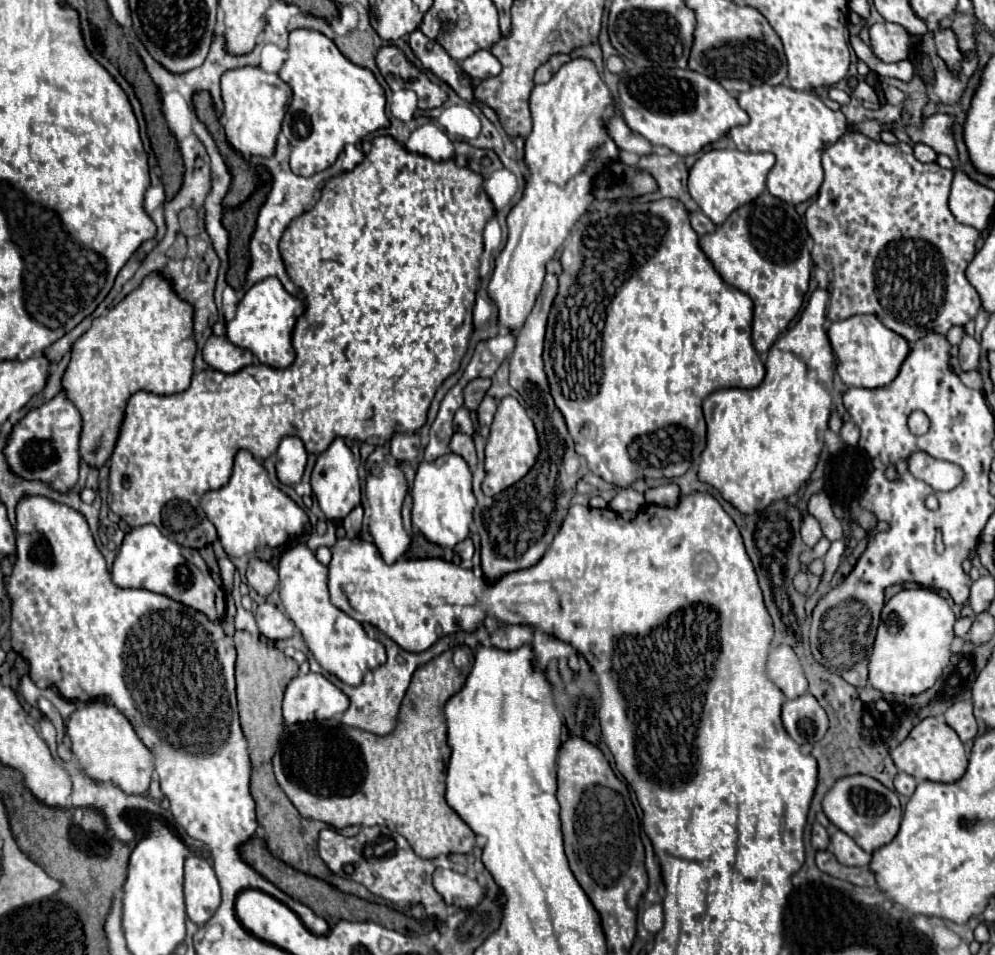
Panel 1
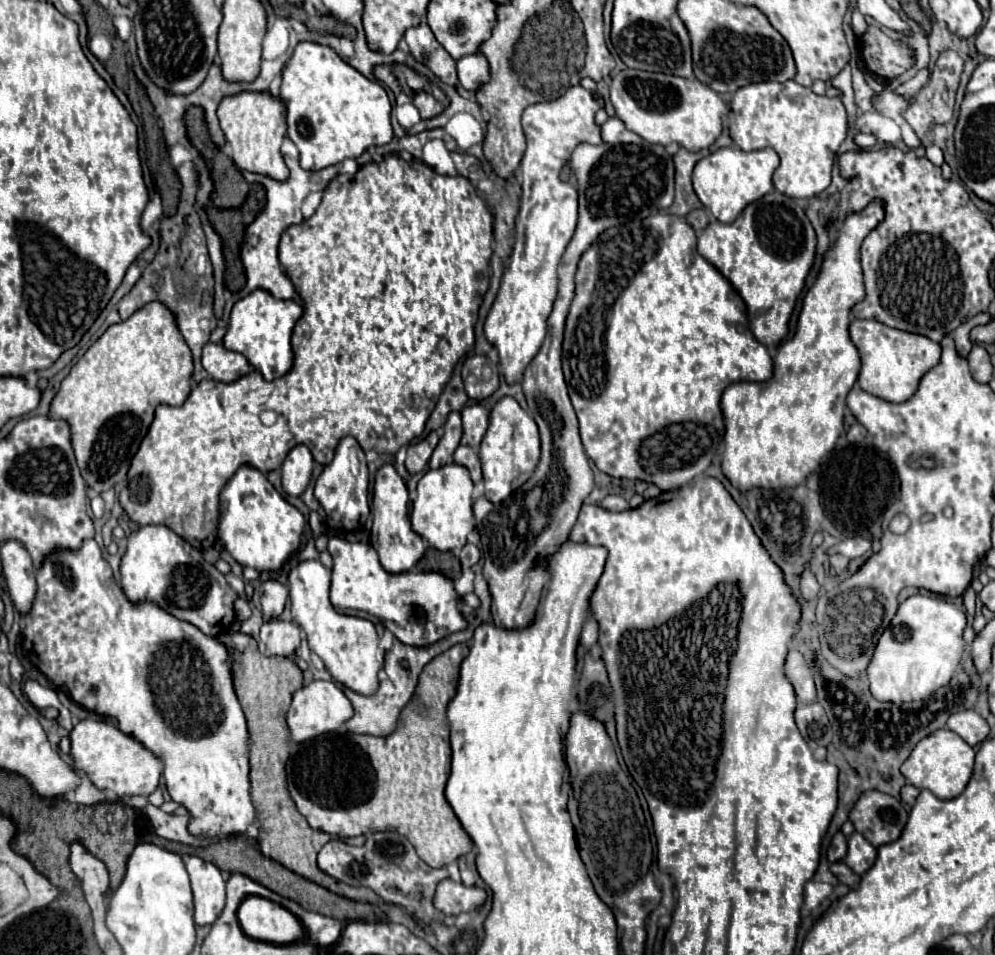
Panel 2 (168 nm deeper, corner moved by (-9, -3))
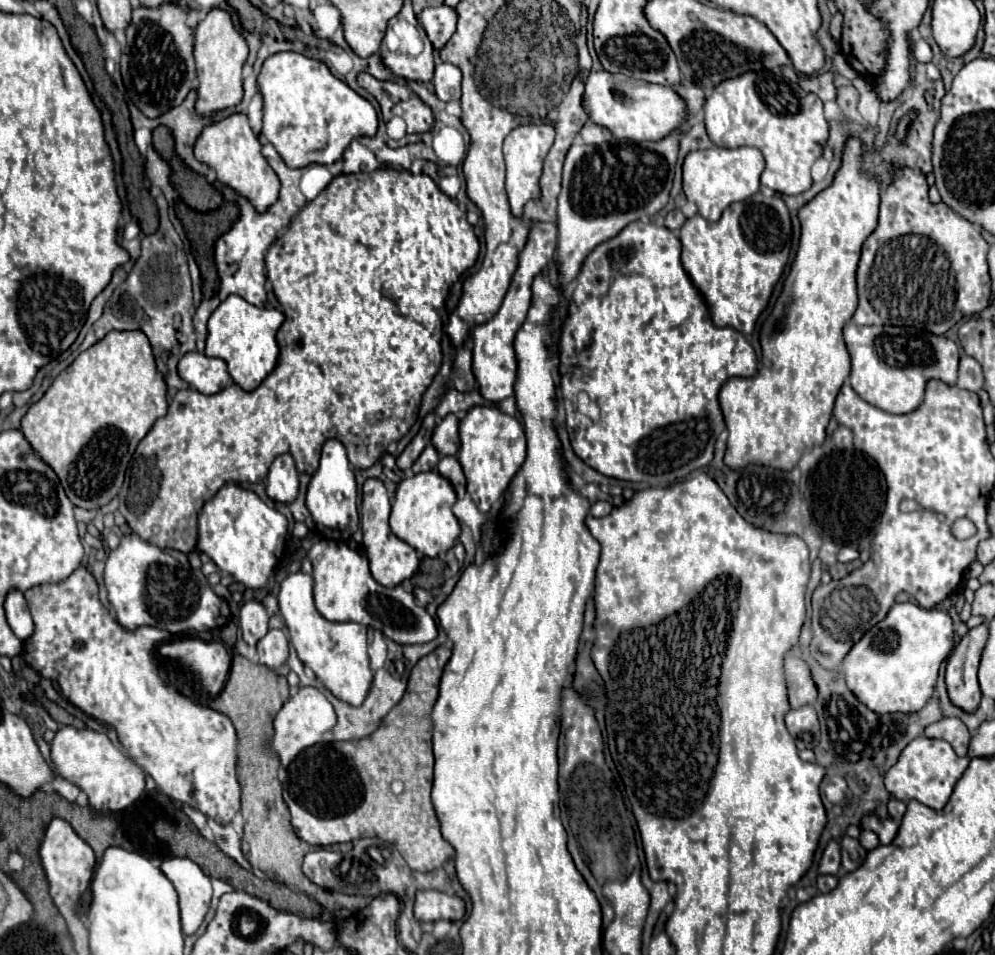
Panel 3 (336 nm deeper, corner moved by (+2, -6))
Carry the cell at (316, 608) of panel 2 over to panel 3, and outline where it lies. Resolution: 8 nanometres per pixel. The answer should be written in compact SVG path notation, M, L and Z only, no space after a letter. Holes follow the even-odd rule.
M299 571L287 575L279 585L279 609L289 629L291 643L299 659L313 669L323 685L341 701L349 705L361 705L373 681L369 669L367 627L361 623L333 623L321 617L313 603L313 577Z

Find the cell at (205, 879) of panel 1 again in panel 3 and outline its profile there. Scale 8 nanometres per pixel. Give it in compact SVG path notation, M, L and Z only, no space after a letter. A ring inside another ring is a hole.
M187 857L165 859L161 863L161 871L177 889L183 933L193 935L211 905L211 879Z

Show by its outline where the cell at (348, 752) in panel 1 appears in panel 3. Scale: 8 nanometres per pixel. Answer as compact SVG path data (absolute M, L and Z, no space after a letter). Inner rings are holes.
M441 645L427 657L423 657L411 671L407 691L403 699L387 713L379 729L359 741L335 741L327 745L313 745L299 753L295 761L285 769L287 777L283 781L283 799L291 811L291 823L295 833L311 845L335 845L361 837L379 837L393 843L397 849L403 849L403 859L413 871L433 871L443 867L447 859L455 855L455 849L443 839L441 825L431 805L431 785L433 785L433 749L431 749L431 709L439 697L439 681L445 663L449 661L451 651ZM401 779L405 791L393 795L389 785L391 781Z

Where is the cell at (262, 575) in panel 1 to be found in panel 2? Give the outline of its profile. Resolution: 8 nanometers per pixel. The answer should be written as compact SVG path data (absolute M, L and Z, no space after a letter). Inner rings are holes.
M266 580L260 584L258 594L260 594L264 622L276 620L282 614L284 604L288 600L288 588L276 580Z

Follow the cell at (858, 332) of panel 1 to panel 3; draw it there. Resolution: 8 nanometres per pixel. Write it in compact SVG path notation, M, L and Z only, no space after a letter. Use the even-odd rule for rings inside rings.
M849 321L843 327L843 337L851 353L851 387L867 403L887 413L909 413L919 407L927 379L941 379L949 385L957 381L959 349L955 341L933 335L915 327L861 327Z

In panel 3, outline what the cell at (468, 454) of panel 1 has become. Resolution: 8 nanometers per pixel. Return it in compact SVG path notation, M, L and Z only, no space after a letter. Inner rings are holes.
M451 455L441 457L437 469L439 469L439 473L441 473L443 477L447 477L447 479L453 483L453 487L455 487L455 491L457 491L457 497L463 497L463 495L467 493L467 491L465 491L465 489L467 489L467 479L465 479L465 473L463 473L463 469L461 469L457 457L451 457Z

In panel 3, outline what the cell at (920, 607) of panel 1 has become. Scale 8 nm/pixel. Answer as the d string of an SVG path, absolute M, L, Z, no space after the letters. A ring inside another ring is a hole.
M895 603L887 617L869 629L843 659L847 687L875 713L919 711L935 691L941 663L953 649L953 621L947 611Z

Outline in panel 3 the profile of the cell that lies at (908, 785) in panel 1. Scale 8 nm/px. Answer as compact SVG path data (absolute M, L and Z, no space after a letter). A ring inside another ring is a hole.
M891 797L891 799L889 799L889 815L891 815L897 823L901 823L903 813L905 813L905 803L899 801L899 799L895 799L895 797Z

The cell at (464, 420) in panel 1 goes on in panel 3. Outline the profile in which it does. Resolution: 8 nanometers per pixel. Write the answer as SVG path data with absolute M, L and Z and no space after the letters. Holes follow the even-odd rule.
M449 413L441 425L435 427L431 443L441 455L457 455L459 453L459 419L455 413Z

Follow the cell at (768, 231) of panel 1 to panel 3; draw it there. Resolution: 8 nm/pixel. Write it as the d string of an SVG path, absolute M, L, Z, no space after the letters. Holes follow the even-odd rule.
M751 195L745 201L729 205L715 223L705 221L701 215L685 221L679 233L683 245L681 263L709 303L717 327L731 327L743 335L753 333L787 267L791 237L791 217L779 195Z

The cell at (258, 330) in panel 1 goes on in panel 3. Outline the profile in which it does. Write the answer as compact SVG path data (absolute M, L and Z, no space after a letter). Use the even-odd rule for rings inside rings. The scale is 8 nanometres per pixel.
M239 295L227 297L211 315L207 323L207 357L219 357L227 363L231 379L245 391L253 391L277 365L277 329L283 325L285 317L277 309L259 309Z

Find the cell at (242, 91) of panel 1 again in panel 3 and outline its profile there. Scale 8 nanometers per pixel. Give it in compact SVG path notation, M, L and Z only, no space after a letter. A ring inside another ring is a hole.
M233 113L223 121L215 121L203 127L201 135L195 141L195 157L217 171L217 179L227 183L237 193L245 195L257 211L265 211L279 197L279 177L267 165L267 159L261 155L261 141L253 133L247 115Z

